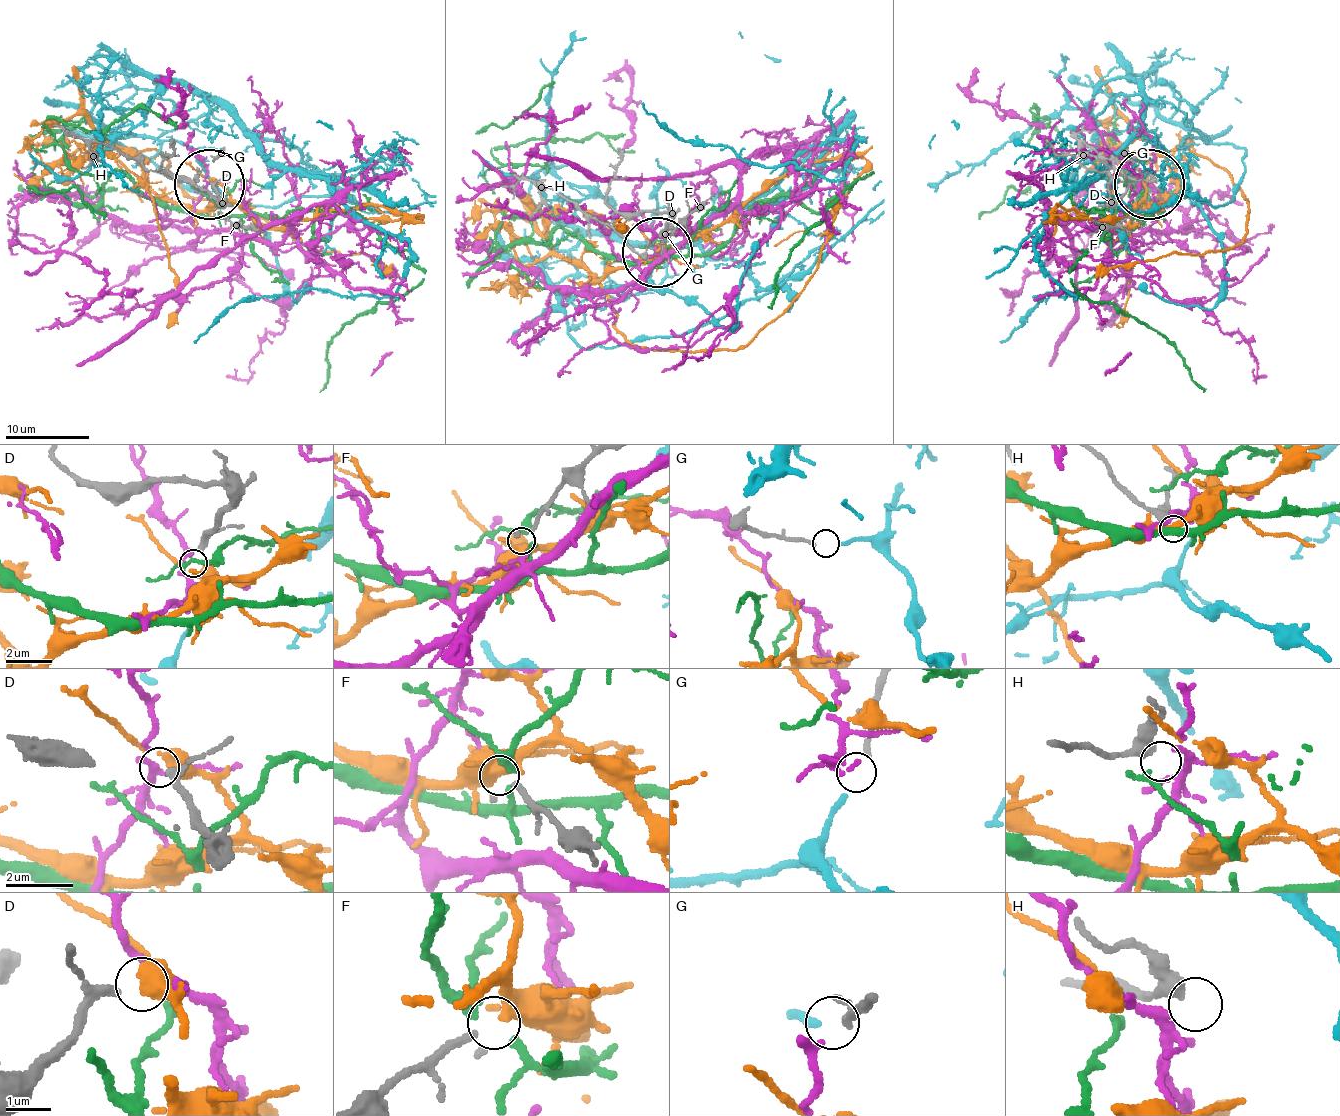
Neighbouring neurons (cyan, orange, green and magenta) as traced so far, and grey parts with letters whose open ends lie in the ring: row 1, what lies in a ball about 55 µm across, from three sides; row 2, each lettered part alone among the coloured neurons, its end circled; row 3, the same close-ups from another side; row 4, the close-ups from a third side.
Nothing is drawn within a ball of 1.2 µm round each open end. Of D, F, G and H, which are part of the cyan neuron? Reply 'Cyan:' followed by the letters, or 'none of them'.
Cyan: G

